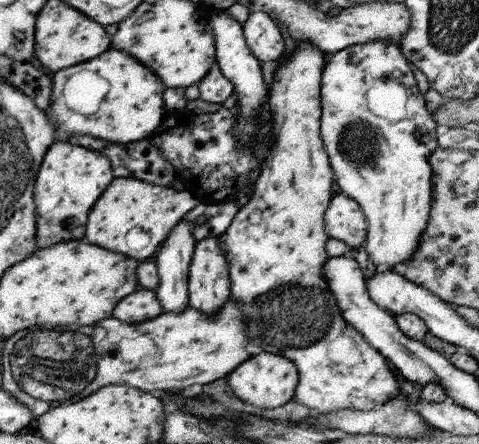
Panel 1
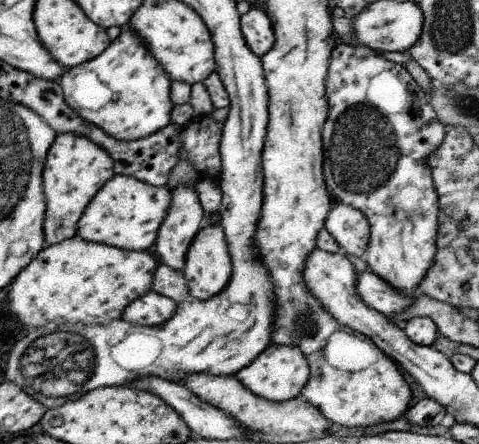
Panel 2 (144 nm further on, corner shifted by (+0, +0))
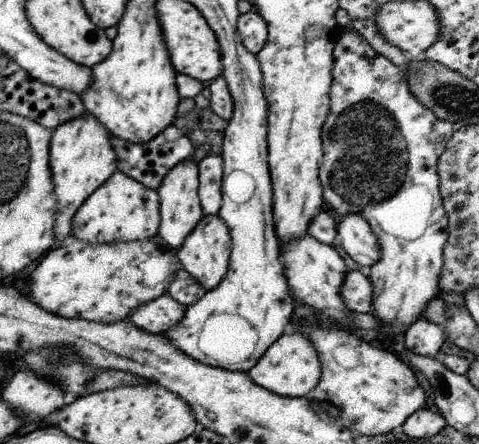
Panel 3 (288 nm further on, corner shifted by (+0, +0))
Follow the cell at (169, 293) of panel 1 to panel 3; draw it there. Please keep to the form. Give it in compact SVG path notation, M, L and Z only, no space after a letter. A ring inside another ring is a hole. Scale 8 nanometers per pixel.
M191 156L189 160L177 162L165 174L165 178L161 180L161 184L157 188L157 194L161 200L161 232L159 232L159 238L173 252L177 252L181 248L181 244L185 242L189 232L193 232L193 228L203 218L203 208L201 208L201 200L199 200L199 164L193 158L195 156Z

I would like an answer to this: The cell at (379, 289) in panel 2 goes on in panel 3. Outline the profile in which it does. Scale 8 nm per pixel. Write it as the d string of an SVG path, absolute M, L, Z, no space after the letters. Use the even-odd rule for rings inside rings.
M349 272L341 286L341 298L349 312L371 314L373 312L373 286L361 272Z

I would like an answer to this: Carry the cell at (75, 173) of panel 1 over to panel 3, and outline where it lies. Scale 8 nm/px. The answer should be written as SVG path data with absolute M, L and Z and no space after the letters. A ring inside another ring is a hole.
M83 114L79 118L73 118L55 130L51 130L51 142L49 142L49 170L53 176L53 194L57 198L57 220L55 220L55 238L57 244L61 246L71 240L71 218L75 216L77 208L97 190L101 188L111 174L117 172L119 160L117 152L113 148L113 136L111 132L93 116L93 114Z

